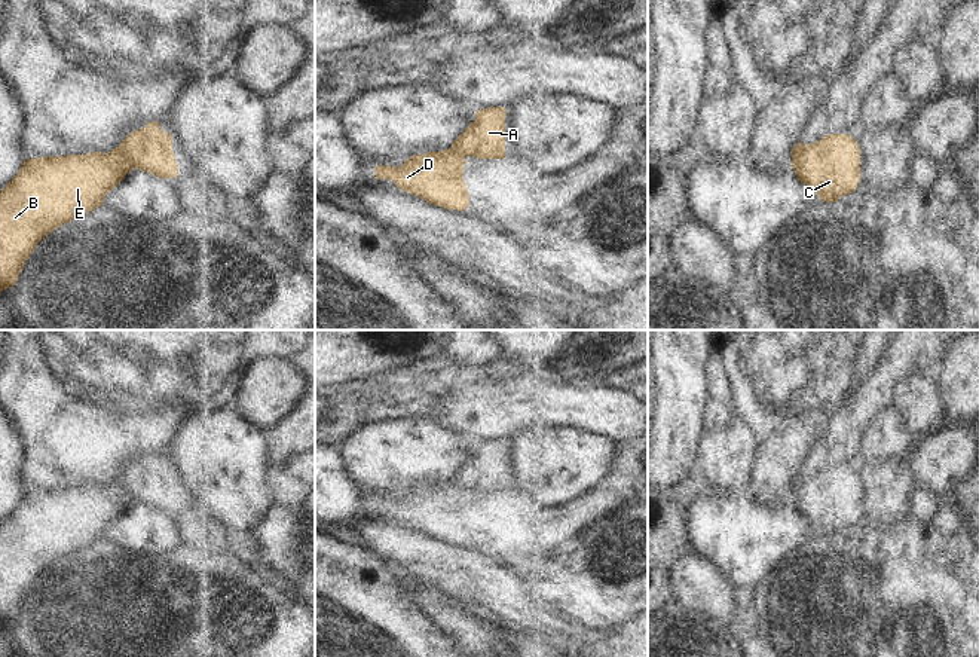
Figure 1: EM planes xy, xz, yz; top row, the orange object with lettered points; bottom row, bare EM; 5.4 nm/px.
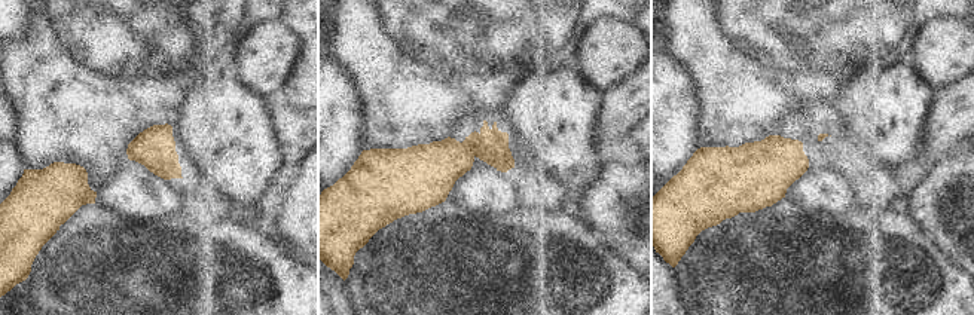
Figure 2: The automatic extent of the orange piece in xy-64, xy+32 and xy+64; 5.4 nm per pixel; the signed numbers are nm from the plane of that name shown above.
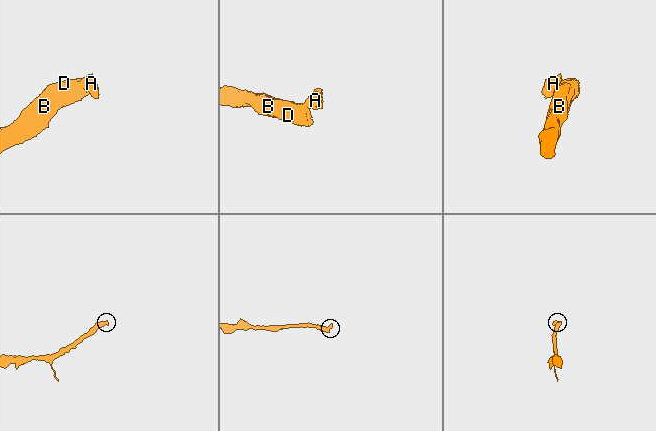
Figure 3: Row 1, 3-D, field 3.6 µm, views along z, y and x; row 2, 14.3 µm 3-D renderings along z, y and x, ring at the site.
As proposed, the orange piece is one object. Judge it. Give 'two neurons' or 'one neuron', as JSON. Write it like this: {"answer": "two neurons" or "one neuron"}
{"answer": "two neurons"}

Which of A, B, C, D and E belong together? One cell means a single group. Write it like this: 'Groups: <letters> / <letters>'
Groups: A / B C D E

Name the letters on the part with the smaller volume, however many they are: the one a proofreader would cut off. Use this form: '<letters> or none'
A

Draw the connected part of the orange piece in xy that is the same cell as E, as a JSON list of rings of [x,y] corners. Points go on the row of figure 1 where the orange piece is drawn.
[[[119,147],[108,153],[94,152],[25,159],[18,174],[0,190],[0,291],[15,285],[27,259],[45,236],[64,223],[101,207],[105,195],[132,169],[132,162]]]

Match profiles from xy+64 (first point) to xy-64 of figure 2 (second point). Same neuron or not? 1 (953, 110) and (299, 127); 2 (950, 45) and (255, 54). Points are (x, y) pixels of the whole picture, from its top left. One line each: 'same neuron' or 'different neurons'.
1: different neurons
2: same neuron

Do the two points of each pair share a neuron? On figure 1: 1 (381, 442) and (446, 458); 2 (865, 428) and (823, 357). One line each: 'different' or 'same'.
1: same
2: different

